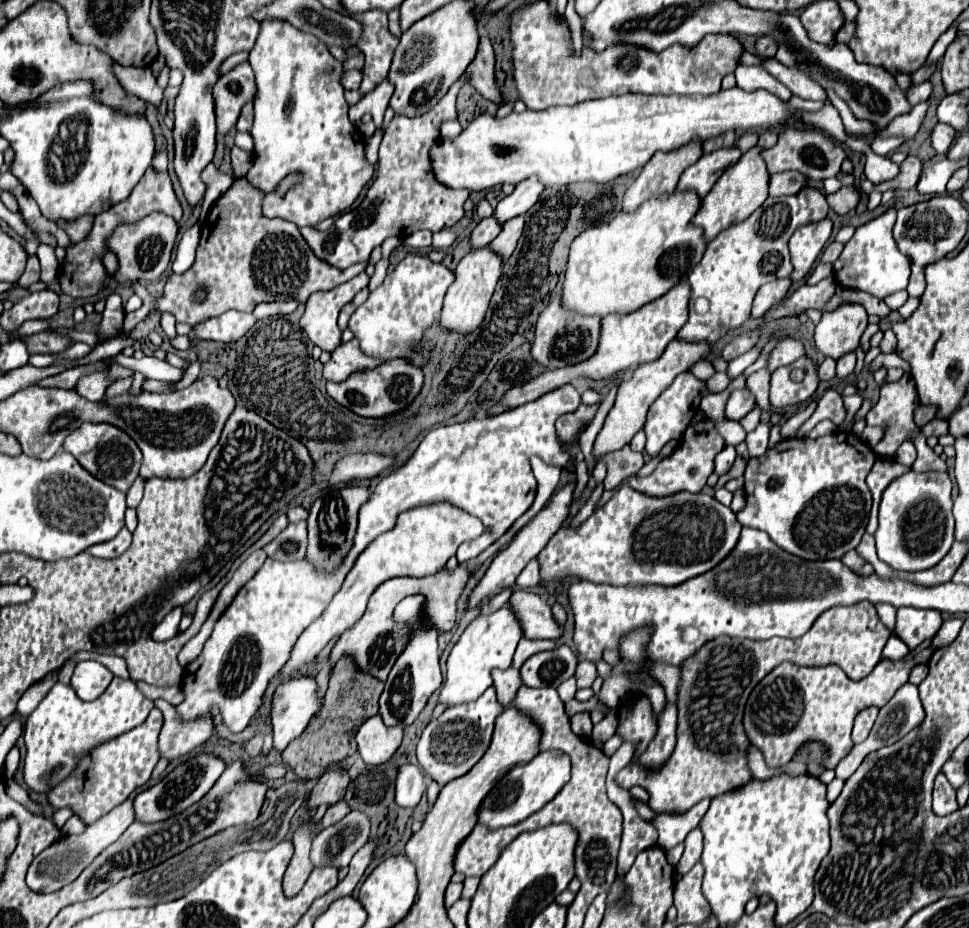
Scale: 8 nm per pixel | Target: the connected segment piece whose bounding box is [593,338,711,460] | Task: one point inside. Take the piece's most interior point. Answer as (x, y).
(634, 397)

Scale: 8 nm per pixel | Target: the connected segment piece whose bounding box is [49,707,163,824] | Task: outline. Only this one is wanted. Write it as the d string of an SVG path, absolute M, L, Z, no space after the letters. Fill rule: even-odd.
M154 707L143 724L91 750L91 754L87 754L81 760L73 776L61 782L59 788L53 788L53 792L49 794L49 802L55 808L71 806L75 814L85 820L85 824L97 822L103 814L107 814L111 808L121 804L133 790L141 788L151 778L151 772L159 760L157 736L161 726L163 726L163 714L161 710Z

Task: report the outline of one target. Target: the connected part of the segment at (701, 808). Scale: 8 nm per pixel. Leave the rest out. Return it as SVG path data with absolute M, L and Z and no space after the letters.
M704 799L683 812L683 814L675 814L675 812L655 812L653 820L649 824L653 824L657 829L659 836L662 837L662 843L658 843L659 847L665 851L671 849L677 844L681 844L685 840L685 836L697 828L699 820L703 818L707 812L711 799Z

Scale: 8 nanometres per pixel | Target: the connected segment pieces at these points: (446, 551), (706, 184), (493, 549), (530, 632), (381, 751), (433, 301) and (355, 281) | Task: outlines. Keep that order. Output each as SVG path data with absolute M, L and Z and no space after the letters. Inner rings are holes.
M431 504L431 506L419 506L413 510L401 512L395 528L377 536L359 554L359 558L355 560L343 586L333 596L329 606L325 608L325 612L301 634L301 638L297 640L297 644L293 646L293 650L289 654L289 660L271 680L271 686L273 686L273 682L281 684L289 678L299 676L301 670L305 670L333 638L339 638L345 630L349 630L363 616L369 596L381 582L395 578L395 576L425 578L425 576L437 574L445 566L445 562L451 556L455 556L461 542L477 538L483 530L485 528L483 528L481 520L469 516L467 512L463 512L459 508L453 508L451 504Z
M733 146L733 148L721 148L717 152L701 156L693 166L689 166L681 174L677 190L679 192L693 190L693 192L697 192L699 198L705 198L709 194L709 190L713 188L713 184L717 182L717 178L729 166L733 166L739 158L741 158L741 152L739 152L737 146Z
M533 456L533 460L531 460L531 468L533 468L533 474L535 474L535 478L537 478L537 488L535 500L533 500L533 504L531 504L531 508L519 518L519 520L515 520L515 524L495 542L495 544L491 544L485 552L481 552L477 558L473 558L473 560L467 560L467 562L463 562L461 566L467 566L467 568L475 568L475 566L479 566L479 564L483 564L487 558L491 558L491 556L495 556L501 548L505 548L511 540L513 540L513 536L531 520L531 518L535 518L537 516L537 512L547 504L547 500L553 496L553 490L555 490L555 486L557 486L557 482L559 482L559 468L557 466L551 466L551 464L545 464L541 458L537 458L537 456Z
M513 590L509 598L509 606L519 620L525 638L555 640L561 636L561 628L553 620L549 604L543 602L539 594L525 592L525 590Z
M381 714L371 716L359 730L357 730L357 746L359 754L367 764L383 764L387 762L393 752L399 748L403 738L403 724L385 726Z
M409 254L385 276L385 282L369 294L367 302L353 312L349 330L367 356L377 360L411 356L415 344L421 342L427 328L437 320L445 292L453 282L455 274L443 262L431 262L425 256Z
M361 272L333 290L315 292L309 296L305 314L301 316L301 328L305 330L305 334L313 344L329 352L333 352L339 346L339 338L341 338L341 330L337 326L339 310L347 302L351 302L353 296L367 286L367 282L369 276Z

